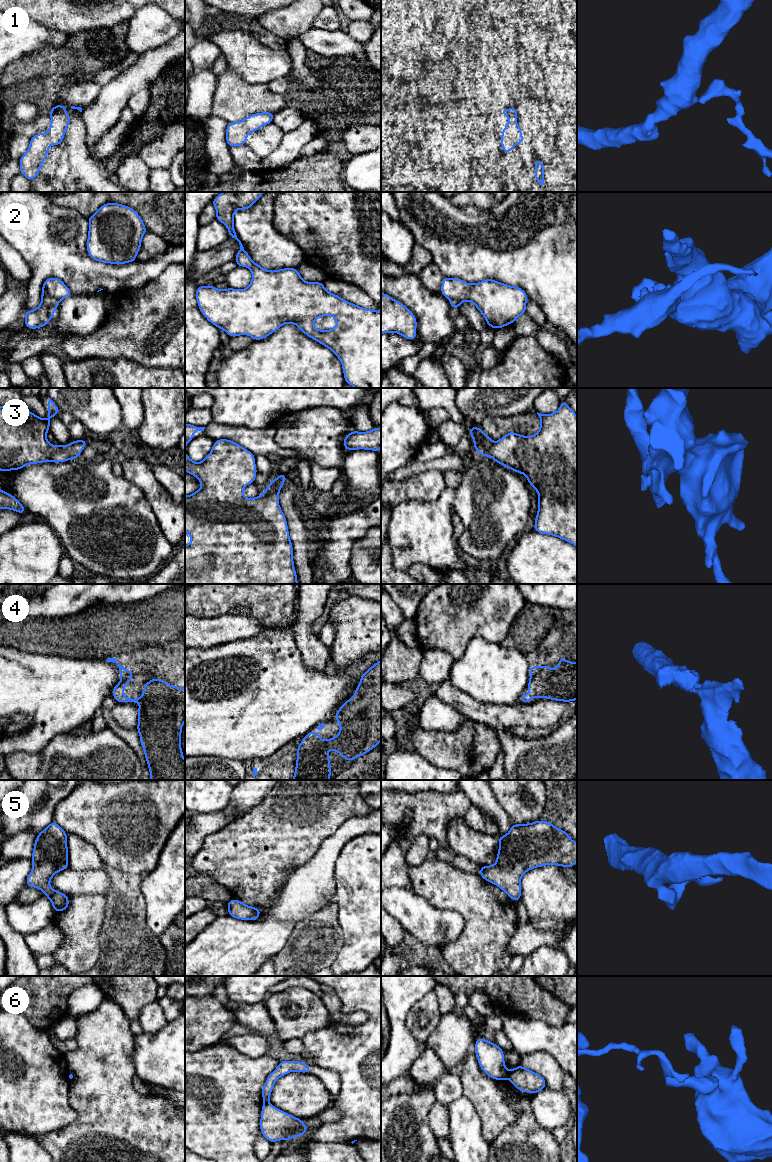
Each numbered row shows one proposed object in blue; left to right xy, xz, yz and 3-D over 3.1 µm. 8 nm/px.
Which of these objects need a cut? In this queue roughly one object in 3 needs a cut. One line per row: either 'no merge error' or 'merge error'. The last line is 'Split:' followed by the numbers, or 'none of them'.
1: no merge error
2: merge error
3: no merge error
4: no merge error
5: merge error
6: merge error
Split: 2, 5, 6

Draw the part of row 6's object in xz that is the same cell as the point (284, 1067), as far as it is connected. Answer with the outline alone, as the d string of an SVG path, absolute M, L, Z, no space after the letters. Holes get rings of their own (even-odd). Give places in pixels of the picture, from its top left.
M280 1061L276 1069L268 1076L262 1090L262 1098L264 1103L269 1103L269 1098L272 1093L275 1082L285 1074L293 1071L310 1073L311 1066L306 1065L303 1061Z

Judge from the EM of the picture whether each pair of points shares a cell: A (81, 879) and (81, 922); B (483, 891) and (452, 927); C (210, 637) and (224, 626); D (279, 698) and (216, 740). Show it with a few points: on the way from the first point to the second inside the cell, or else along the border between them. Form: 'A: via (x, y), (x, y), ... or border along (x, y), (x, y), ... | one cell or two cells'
A: border along (103, 894), (73, 894), (69, 896) | two cells
B: border along (438, 909), (460, 914), (464, 928), (458, 938) | two cells
C: via (213, 634), (221, 629) | one cell
D: via (263, 701), (235, 729), (232, 729) | one cell

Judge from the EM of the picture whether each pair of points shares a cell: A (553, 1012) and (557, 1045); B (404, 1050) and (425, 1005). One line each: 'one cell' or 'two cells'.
A: two cells
B: two cells

